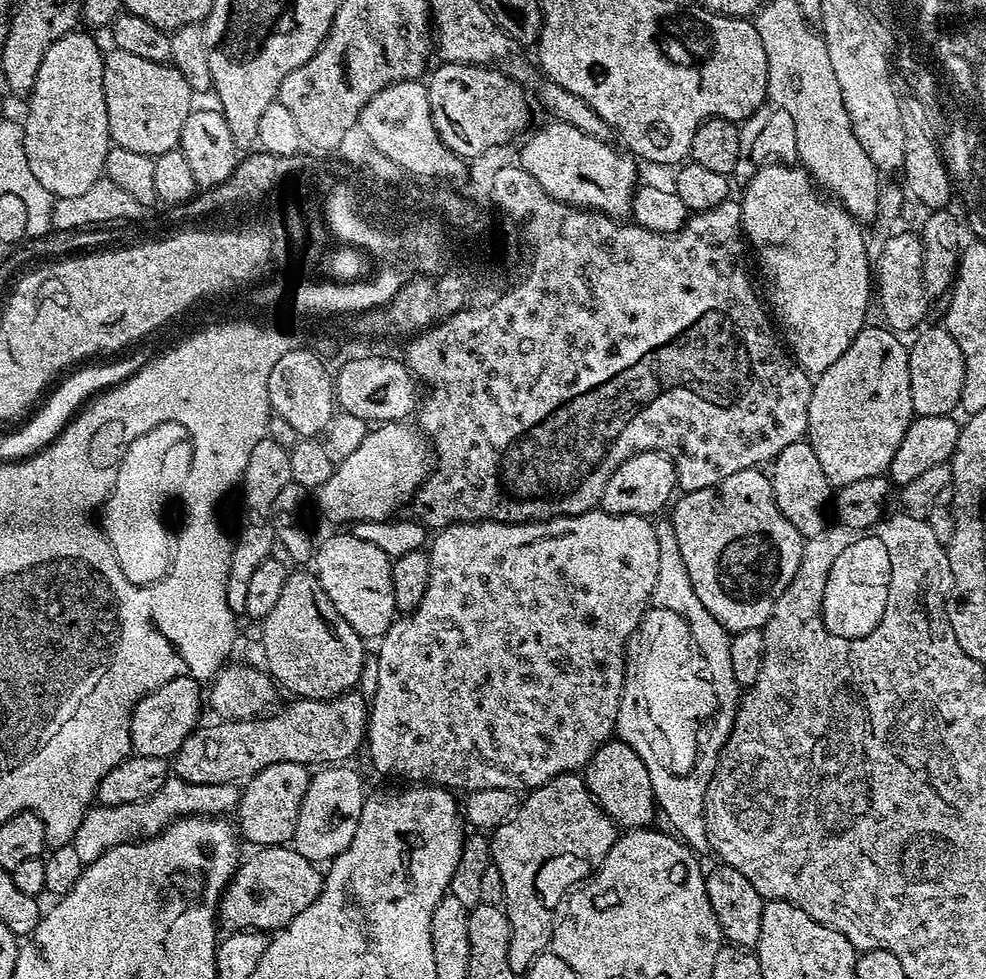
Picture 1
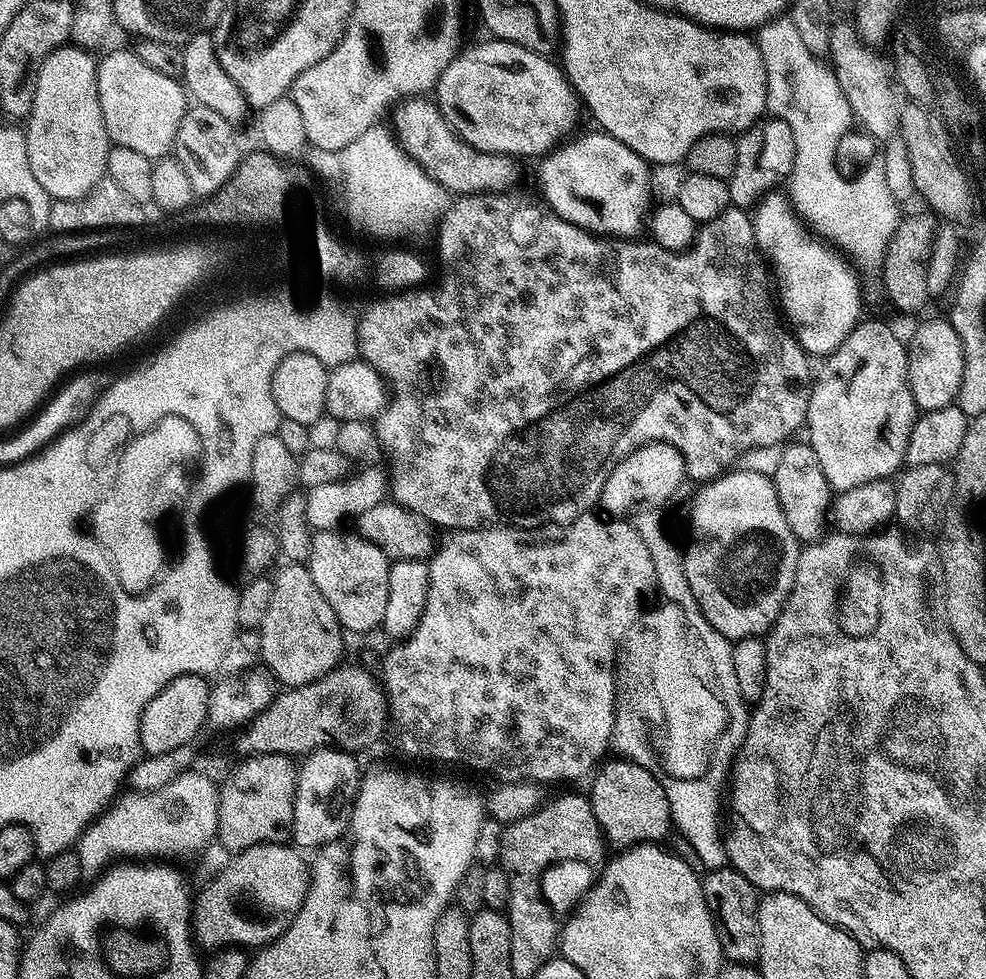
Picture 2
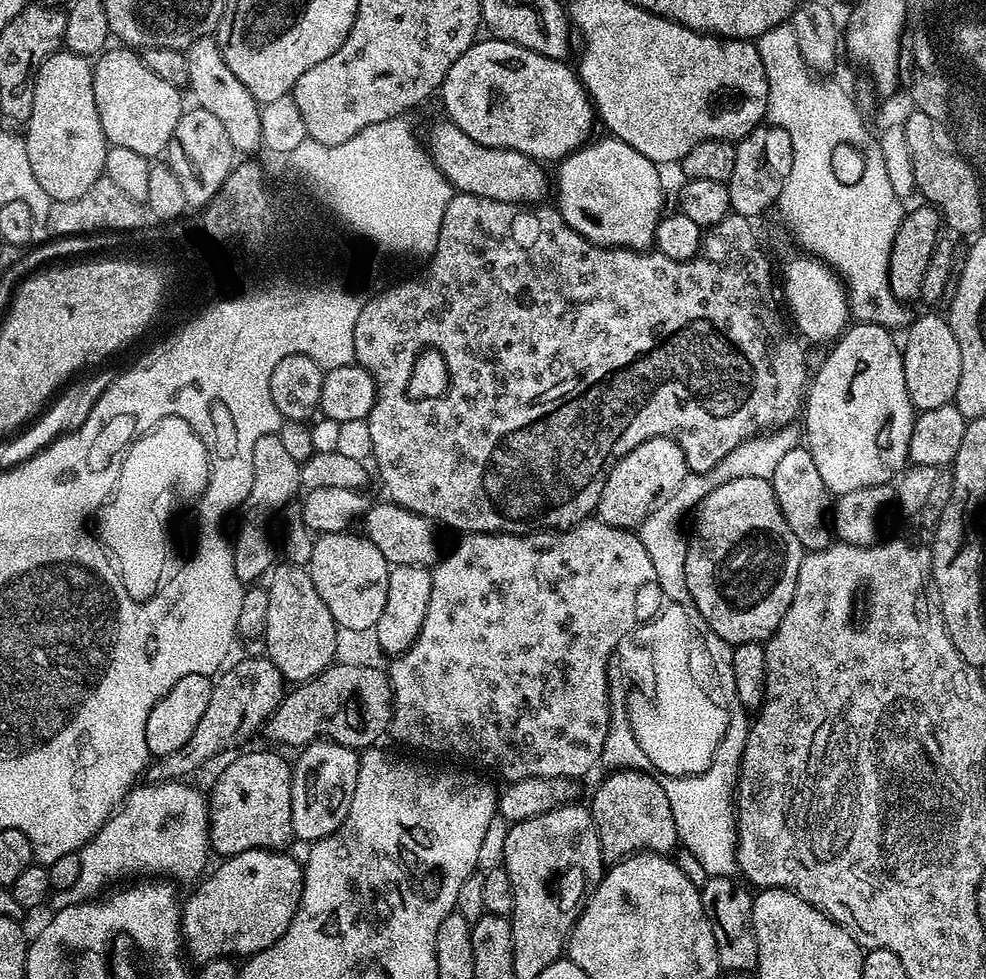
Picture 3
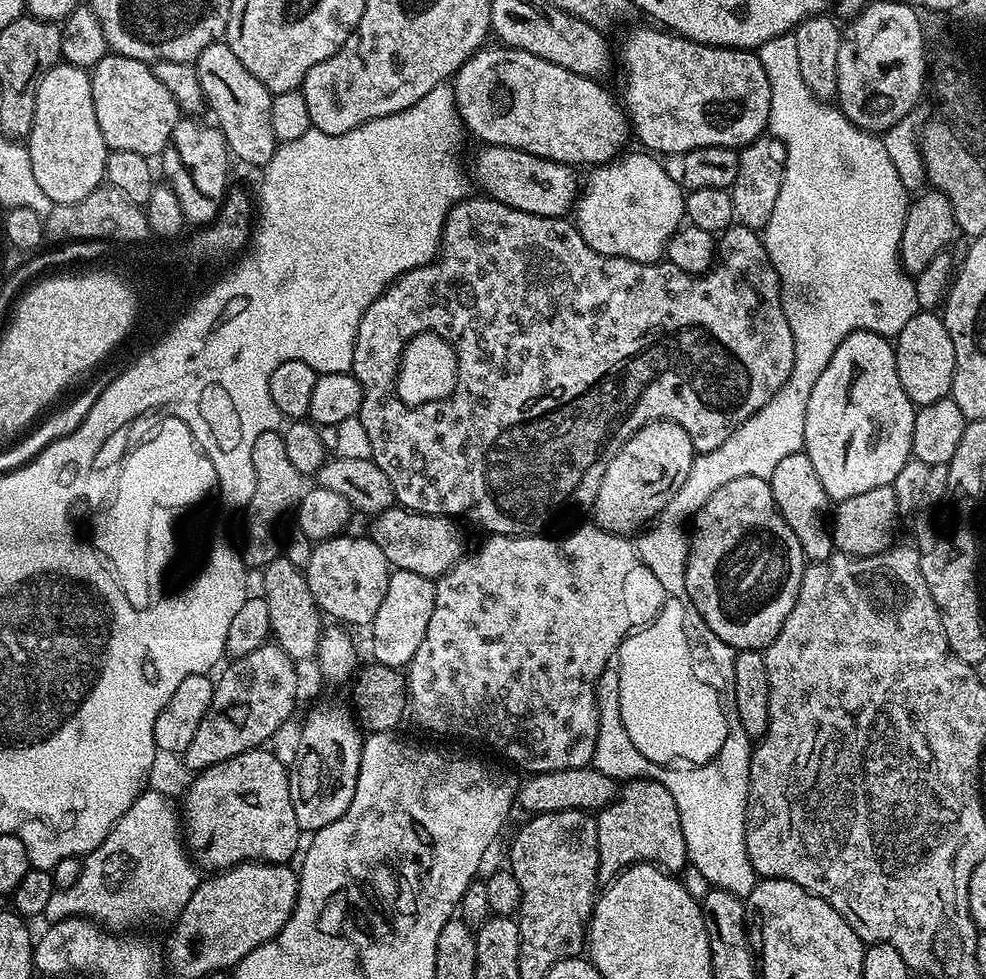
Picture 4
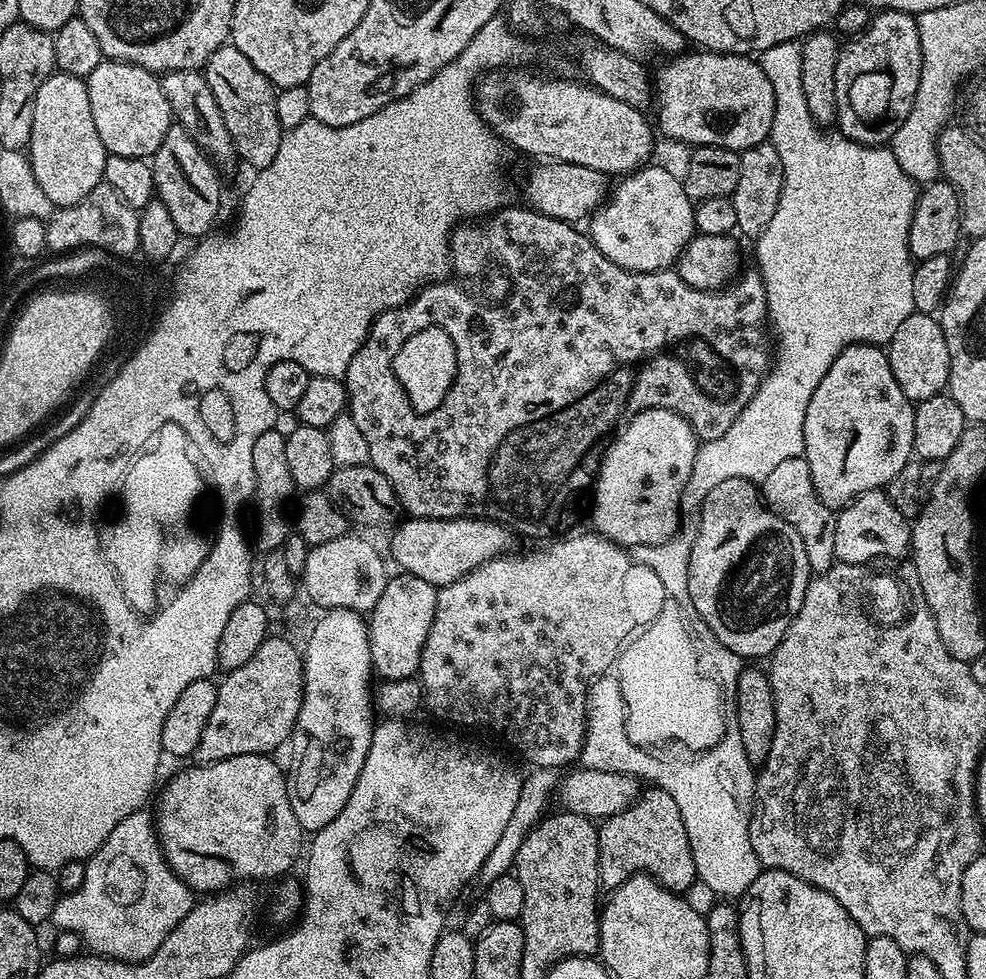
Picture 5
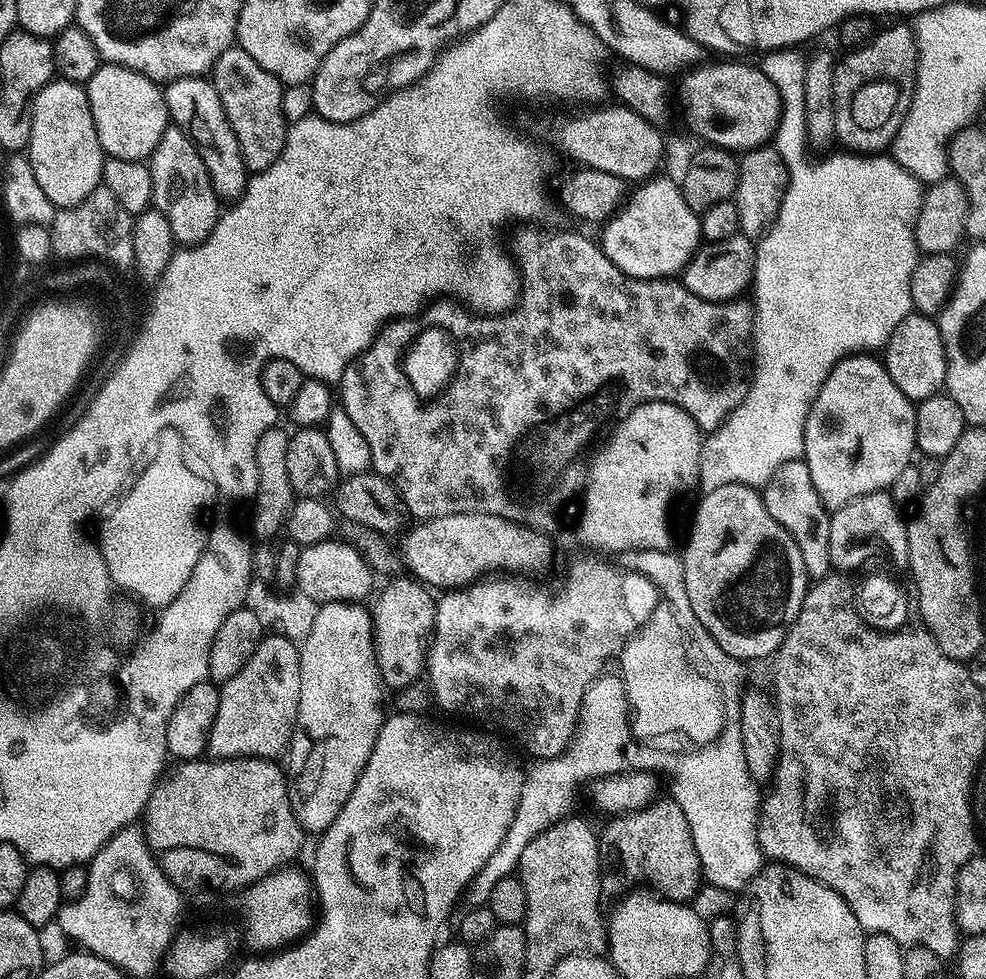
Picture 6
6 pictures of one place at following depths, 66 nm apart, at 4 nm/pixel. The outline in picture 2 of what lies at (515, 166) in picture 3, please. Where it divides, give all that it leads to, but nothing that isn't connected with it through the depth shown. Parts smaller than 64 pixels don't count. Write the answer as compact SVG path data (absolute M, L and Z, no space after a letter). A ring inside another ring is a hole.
M409 96L395 105L391 131L401 148L424 167L424 172L456 196L498 194L512 184L513 161L496 152L480 152L460 139L440 112L435 99Z

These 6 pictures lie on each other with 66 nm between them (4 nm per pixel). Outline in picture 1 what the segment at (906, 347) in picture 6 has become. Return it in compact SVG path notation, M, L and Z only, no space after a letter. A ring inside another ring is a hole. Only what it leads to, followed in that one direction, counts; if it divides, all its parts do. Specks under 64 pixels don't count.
M947 327L927 328L915 333L916 341L908 348L912 410L916 416L951 416L960 408L964 355Z

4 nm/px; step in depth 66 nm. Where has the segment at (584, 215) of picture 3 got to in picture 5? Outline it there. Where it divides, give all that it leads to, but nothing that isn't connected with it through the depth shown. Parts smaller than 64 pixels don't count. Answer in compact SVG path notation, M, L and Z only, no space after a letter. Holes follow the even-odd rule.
M645 166L629 172L619 181L620 184L611 189L606 203L590 217L590 235L592 242L610 262L622 266L631 272L662 272L671 269L679 260L684 248L697 235L696 209L694 201L688 197L684 189L683 179L676 176L668 168L652 168Z

